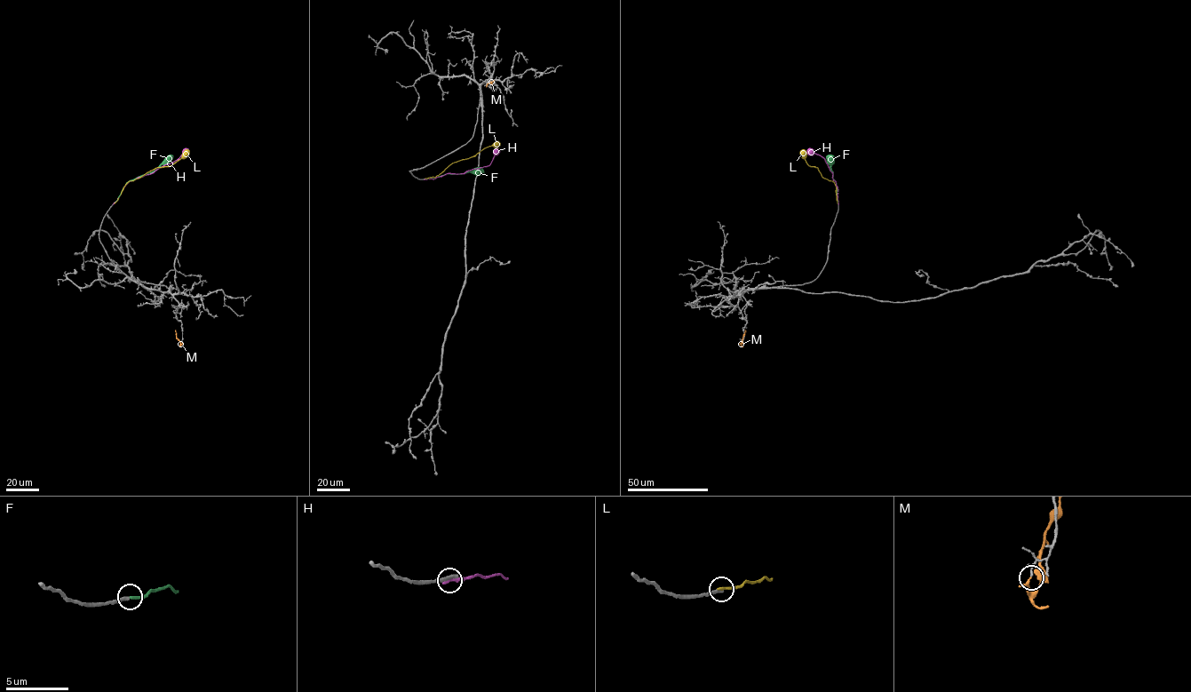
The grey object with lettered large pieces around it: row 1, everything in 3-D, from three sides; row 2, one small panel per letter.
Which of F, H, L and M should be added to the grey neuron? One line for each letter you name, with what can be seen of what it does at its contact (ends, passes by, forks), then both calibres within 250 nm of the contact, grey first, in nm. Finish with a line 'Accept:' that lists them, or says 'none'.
F: It ends there. Thickness 240 nm (grey) against 190 nm
Accept: F

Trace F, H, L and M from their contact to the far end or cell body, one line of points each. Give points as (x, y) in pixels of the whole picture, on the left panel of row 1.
F: (115, 202), (128, 181), (154, 171), (167, 157), (172, 155)
H: (114, 202), (129, 181), (177, 160), (186, 149)
L: (115, 202), (129, 181), (156, 168), (171, 165), (188, 150)
M: (182, 343), (180, 344), (176, 337), (175, 330)

